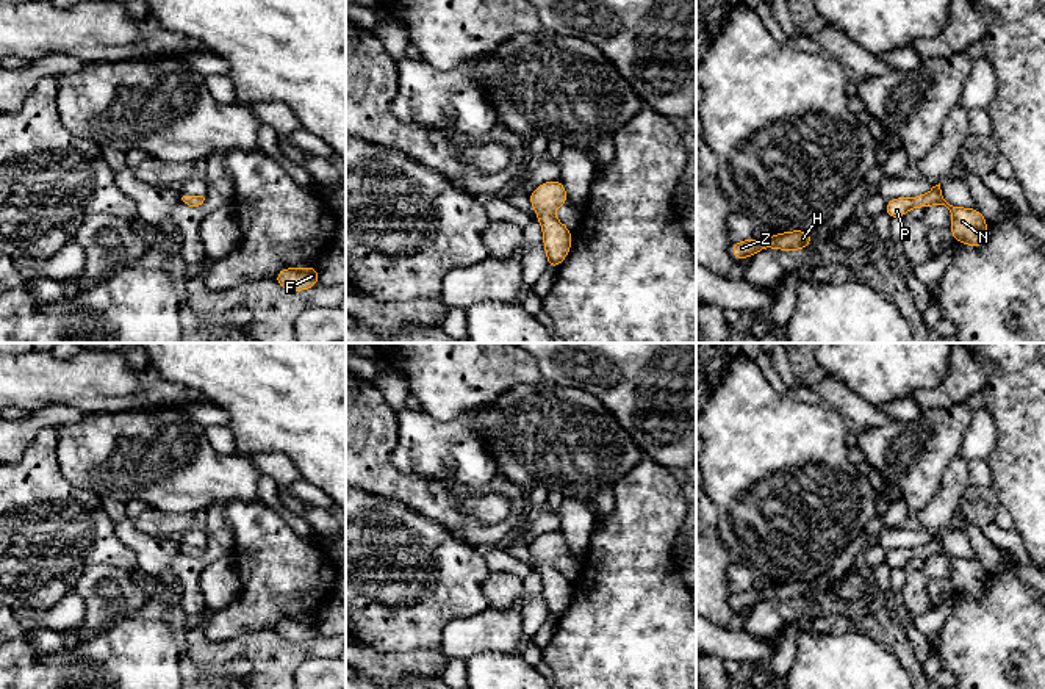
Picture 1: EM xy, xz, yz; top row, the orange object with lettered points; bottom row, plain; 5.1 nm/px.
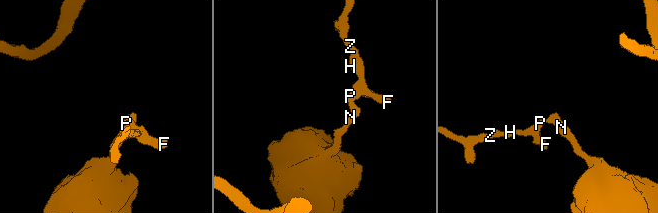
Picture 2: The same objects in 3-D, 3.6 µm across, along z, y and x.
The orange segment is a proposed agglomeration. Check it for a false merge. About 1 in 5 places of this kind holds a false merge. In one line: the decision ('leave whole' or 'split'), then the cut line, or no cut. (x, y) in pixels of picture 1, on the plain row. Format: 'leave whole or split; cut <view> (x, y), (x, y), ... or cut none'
leave whole; cut none

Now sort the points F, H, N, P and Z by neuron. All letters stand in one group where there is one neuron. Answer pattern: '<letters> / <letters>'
F H N P Z

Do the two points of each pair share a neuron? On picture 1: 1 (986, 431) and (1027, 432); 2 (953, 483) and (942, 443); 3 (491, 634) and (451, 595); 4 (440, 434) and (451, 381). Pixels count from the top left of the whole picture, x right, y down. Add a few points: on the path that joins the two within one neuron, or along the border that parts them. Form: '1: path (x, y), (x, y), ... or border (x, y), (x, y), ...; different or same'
1: border (984, 407), (995, 429), (995, 447), (986, 459); different
2: border (945, 473), (937, 494), (926, 505); different
3: border (488, 606), (481, 613), (454, 617), (441, 638); different
4: border (423, 411), (440, 420), (456, 418); different

